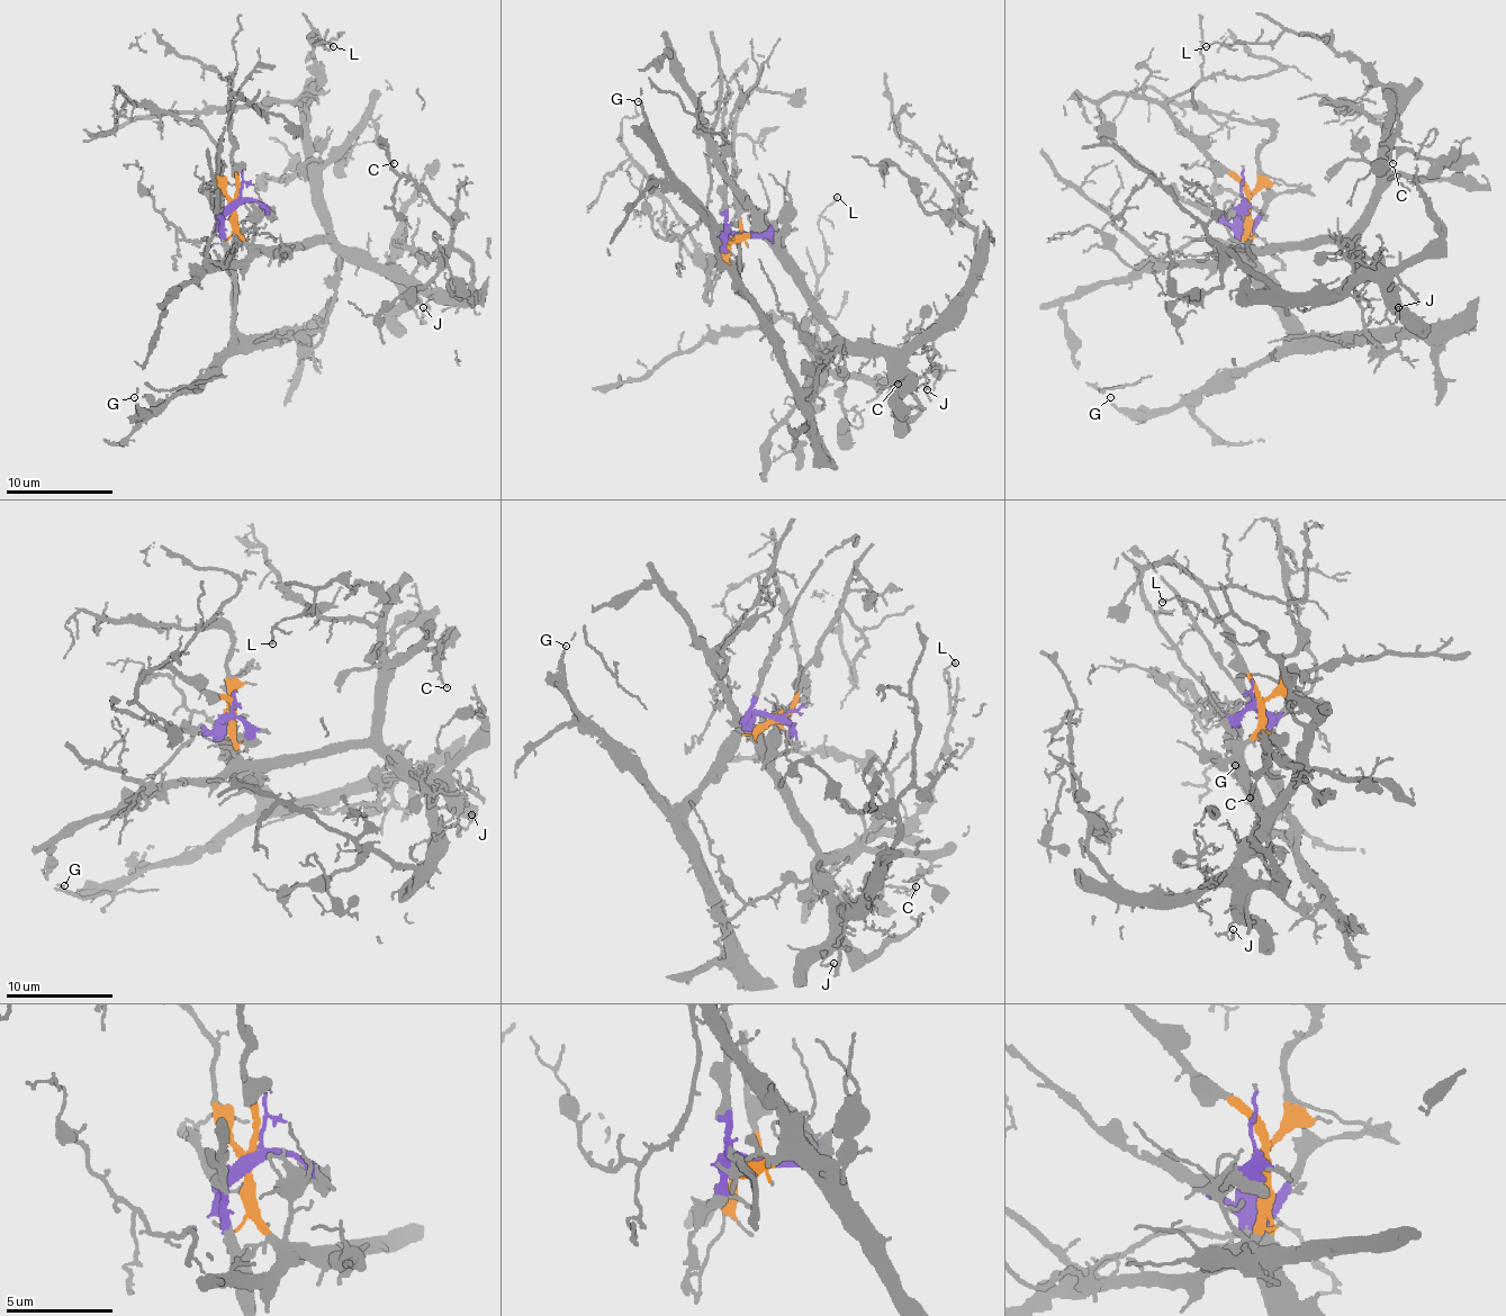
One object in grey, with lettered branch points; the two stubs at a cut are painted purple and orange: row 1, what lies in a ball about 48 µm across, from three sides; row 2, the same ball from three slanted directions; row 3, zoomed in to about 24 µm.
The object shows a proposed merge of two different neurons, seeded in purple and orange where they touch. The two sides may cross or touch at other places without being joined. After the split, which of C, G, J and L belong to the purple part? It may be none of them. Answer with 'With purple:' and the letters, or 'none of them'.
With purple: G

